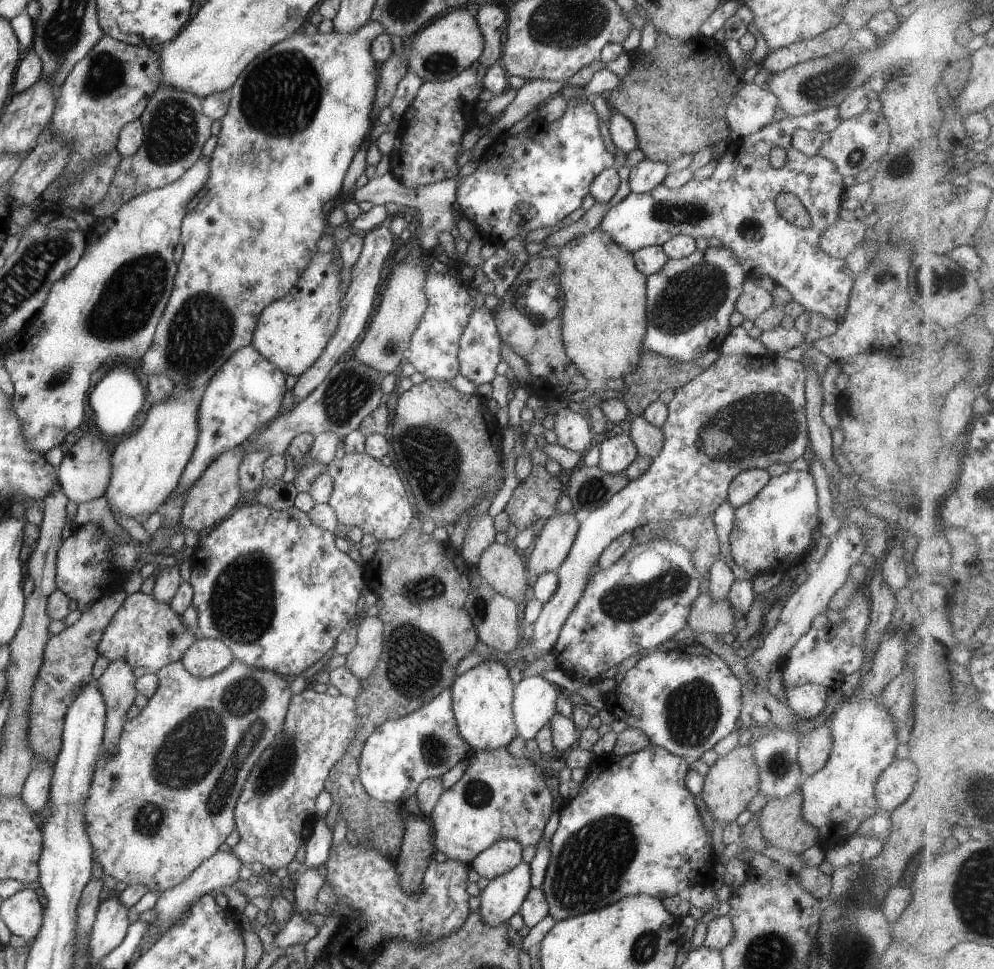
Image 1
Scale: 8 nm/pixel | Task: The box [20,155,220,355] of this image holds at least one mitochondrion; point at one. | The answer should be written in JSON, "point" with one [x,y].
{"point":[128,300]}

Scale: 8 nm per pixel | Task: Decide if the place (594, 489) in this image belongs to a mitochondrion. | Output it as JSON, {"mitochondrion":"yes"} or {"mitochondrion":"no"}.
{"mitochondrion":"yes"}

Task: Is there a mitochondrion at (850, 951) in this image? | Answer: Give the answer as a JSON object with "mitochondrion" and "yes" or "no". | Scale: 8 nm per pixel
{"mitochondrion":"yes"}

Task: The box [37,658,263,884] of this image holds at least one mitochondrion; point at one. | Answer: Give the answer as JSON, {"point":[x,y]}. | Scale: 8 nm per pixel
{"point":[149,817]}

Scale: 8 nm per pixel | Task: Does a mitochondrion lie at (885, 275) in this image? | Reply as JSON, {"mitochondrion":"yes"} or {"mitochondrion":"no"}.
{"mitochondrion":"yes"}

